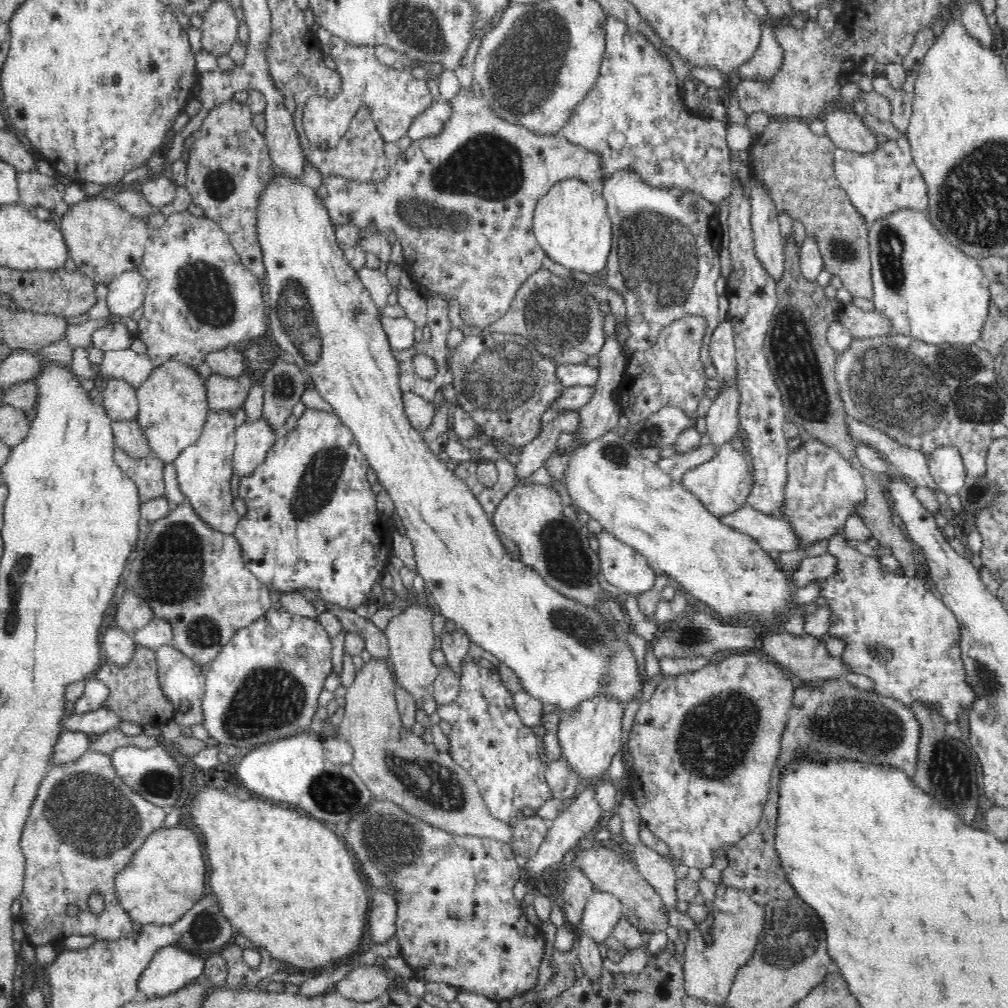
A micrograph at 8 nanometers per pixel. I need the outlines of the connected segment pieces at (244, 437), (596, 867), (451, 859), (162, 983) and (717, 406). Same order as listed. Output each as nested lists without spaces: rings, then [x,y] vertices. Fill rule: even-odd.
[[[264,416],[256,420],[256,422],[246,421],[240,424],[240,426],[236,427],[234,432],[233,468],[235,472],[237,472],[237,475],[234,476],[239,477],[240,474],[246,474],[246,472],[250,471],[252,467],[262,462],[267,450],[275,443],[275,433],[276,426],[273,426],[273,423],[269,422],[269,419],[265,418]]]
[[[575,845],[570,846],[564,854],[568,851],[570,851],[568,854],[570,855],[569,873],[576,870],[593,884],[595,890],[616,894],[623,904],[623,916],[638,929],[648,929],[650,932],[665,931],[668,927],[667,915],[662,911],[660,897],[656,895],[652,886],[642,878],[628,857],[620,855],[617,850],[604,849],[604,847],[583,849]]]
[[[374,802],[372,809],[362,814],[362,818],[352,821],[347,827],[350,830],[348,834],[348,844],[354,848],[356,858],[362,862],[362,868],[366,872],[366,876],[374,882],[374,886],[382,886],[388,882],[394,882],[398,885],[397,903],[398,914],[395,920],[395,935],[401,945],[401,956],[411,966],[414,977],[418,980],[427,982],[445,982],[450,986],[456,987],[458,990],[468,991],[469,993],[479,994],[491,1001],[501,1001],[521,996],[528,989],[534,989],[538,984],[538,976],[540,976],[540,962],[544,952],[546,952],[546,936],[542,926],[532,924],[528,920],[527,914],[521,902],[514,897],[514,884],[525,878],[525,869],[522,869],[514,859],[514,853],[508,843],[500,841],[496,838],[487,838],[470,835],[451,835],[444,831],[440,831],[424,825],[414,817],[400,811],[396,805],[388,802]]]
[[[178,946],[158,949],[138,976],[136,994],[146,999],[166,996],[198,978],[203,961]]]
[[[734,384],[722,385],[701,423],[702,431],[708,434],[710,443],[717,448],[732,442],[738,434],[736,404],[738,395],[734,391]]]

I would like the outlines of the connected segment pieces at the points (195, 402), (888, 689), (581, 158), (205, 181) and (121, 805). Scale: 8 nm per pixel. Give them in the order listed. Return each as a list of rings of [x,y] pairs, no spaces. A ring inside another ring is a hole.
[[[167,359],[150,371],[135,393],[139,404],[136,419],[146,433],[153,454],[165,464],[172,463],[180,450],[198,440],[211,412],[203,376],[185,362]]]
[[[844,534],[834,535],[829,540],[826,553],[834,559],[831,574],[827,575],[826,578],[820,578],[820,584],[818,584],[818,586],[820,586],[820,598],[824,600],[824,604],[830,608],[833,614],[832,624],[828,627],[826,633],[830,636],[830,640],[836,640],[842,643],[843,652],[840,656],[840,662],[843,666],[846,666],[847,671],[868,678],[872,682],[871,691],[877,696],[892,698],[902,703],[904,707],[908,707],[908,709],[912,709],[914,704],[922,705],[922,708],[926,708],[928,713],[935,714],[936,717],[941,718],[945,724],[957,722],[961,712],[968,714],[970,712],[969,710],[981,699],[981,696],[978,695],[978,690],[974,687],[973,680],[970,680],[969,664],[966,664],[965,652],[962,651],[961,626],[954,611],[950,610],[950,607],[946,606],[942,599],[939,600],[936,598],[934,593],[926,588],[926,581],[916,576],[908,577],[906,574],[901,576],[890,572],[888,568],[884,568],[884,566],[878,562],[878,558],[876,559],[875,557],[862,554],[860,550],[856,550],[854,546],[850,546]]]
[[[463,88],[452,101],[455,109],[446,126],[438,134],[412,141],[405,152],[401,151],[396,164],[390,169],[390,178],[386,180],[386,184],[358,183],[338,175],[322,175],[322,184],[318,188],[318,194],[322,196],[322,201],[326,204],[326,209],[330,213],[330,219],[332,219],[334,225],[352,224],[357,226],[362,234],[373,232],[388,235],[394,233],[404,252],[402,268],[411,275],[416,287],[431,290],[432,292],[436,292],[436,290],[443,292],[451,303],[456,304],[458,317],[464,322],[464,325],[478,327],[481,331],[486,332],[490,326],[506,315],[511,304],[510,300],[514,298],[514,292],[518,286],[528,278],[530,273],[542,267],[542,259],[546,255],[539,247],[532,228],[533,211],[540,196],[547,192],[547,188],[552,183],[566,178],[578,178],[599,188],[606,175],[598,153],[568,140],[563,135],[533,131],[521,123],[509,123],[507,120],[498,117],[483,99],[476,97],[476,95]]]
[[[231,97],[209,110],[194,137],[187,161],[189,170],[185,191],[191,202],[204,211],[204,217],[216,222],[227,235],[240,262],[262,279],[262,258],[256,245],[254,214],[260,179],[272,166],[264,134],[253,125],[253,112],[247,103]]]
[[[92,748],[76,761],[52,764],[41,784],[21,838],[21,849],[25,854],[25,876],[18,899],[21,902],[22,922],[26,924],[24,931],[28,928],[28,914],[36,920],[48,920],[56,914],[66,914],[66,910],[72,906],[82,906],[78,910],[82,912],[82,930],[58,930],[60,938],[66,939],[76,934],[95,935],[97,940],[103,940],[130,935],[133,928],[117,893],[117,874],[133,861],[146,837],[164,826],[168,810],[151,804],[130,789],[115,769],[111,755]],[[95,892],[102,894],[105,900],[105,909],[100,915],[93,915],[87,903],[90,894]]]

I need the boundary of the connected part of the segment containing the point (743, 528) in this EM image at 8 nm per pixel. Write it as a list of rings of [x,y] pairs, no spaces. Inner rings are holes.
[[[747,502],[738,510],[720,516],[718,521],[728,528],[732,527],[732,530],[752,537],[756,545],[767,552],[786,552],[794,546],[794,537],[787,532],[782,520],[756,510]]]

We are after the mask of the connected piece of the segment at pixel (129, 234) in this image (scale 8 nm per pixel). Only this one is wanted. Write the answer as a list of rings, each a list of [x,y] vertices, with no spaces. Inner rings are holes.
[[[98,193],[72,205],[58,221],[58,227],[68,245],[70,260],[75,262],[78,270],[89,276],[95,283],[107,286],[117,274],[138,270],[151,231],[146,219],[130,215],[114,199],[106,200]]]

